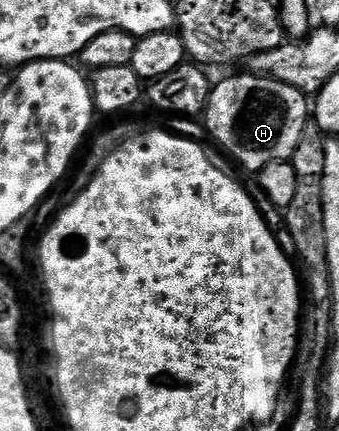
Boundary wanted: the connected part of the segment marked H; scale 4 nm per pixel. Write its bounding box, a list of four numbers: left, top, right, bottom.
[205,73,309,173]

